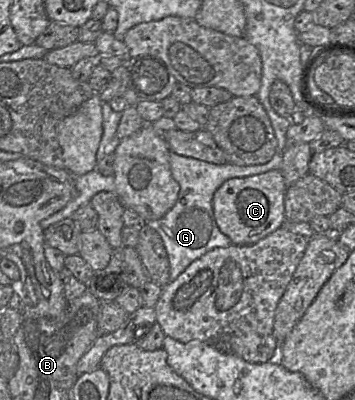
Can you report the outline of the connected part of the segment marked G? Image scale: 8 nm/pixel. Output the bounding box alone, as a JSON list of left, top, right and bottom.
[148,152,281,282]

